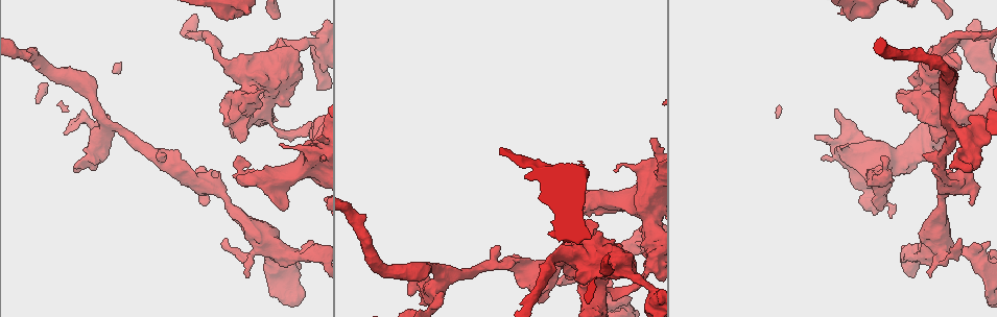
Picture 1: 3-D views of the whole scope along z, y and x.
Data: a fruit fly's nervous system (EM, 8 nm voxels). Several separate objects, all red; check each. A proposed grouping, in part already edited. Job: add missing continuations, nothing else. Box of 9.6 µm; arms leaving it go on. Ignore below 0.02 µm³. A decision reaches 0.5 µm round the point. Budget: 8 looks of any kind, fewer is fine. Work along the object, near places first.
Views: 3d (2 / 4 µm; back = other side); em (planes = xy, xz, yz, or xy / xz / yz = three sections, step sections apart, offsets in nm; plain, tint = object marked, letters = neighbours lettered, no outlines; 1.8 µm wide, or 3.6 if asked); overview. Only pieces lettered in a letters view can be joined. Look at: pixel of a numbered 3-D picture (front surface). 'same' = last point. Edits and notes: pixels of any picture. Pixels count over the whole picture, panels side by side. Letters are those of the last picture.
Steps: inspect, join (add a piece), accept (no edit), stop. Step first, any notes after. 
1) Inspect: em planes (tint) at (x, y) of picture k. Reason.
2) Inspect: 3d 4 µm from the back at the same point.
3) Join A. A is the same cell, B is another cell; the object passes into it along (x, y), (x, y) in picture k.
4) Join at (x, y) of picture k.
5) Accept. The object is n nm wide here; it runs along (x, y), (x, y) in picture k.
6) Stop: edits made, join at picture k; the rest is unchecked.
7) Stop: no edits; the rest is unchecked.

Inspect: em planes (letters) at (270, 266) of picture 1. Calibre changes.

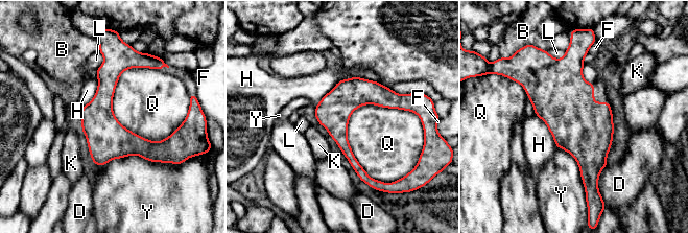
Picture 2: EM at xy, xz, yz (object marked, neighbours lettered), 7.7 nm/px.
Accept. B, D, F, H, K, L, Q and Y are other cells; a border runs along (120, 73), (181, 124) in picture 2; no lettered piece goes on from it.

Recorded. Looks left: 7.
Inspect: em yz step 8 (letters) at (302, 70) of picture 1. Thick end.

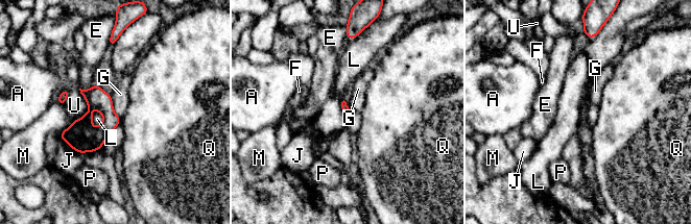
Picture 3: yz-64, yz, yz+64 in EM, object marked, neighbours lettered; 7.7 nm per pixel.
Accept. A, E, F, G, J, L, M, P, Q and U are other cells; a border runs along (92, 108), (92, 124), (97, 127) in picture 3; none of them fits.

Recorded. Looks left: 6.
Inspect: em planes (letters) at (247, 15) of picture 1. Free end.

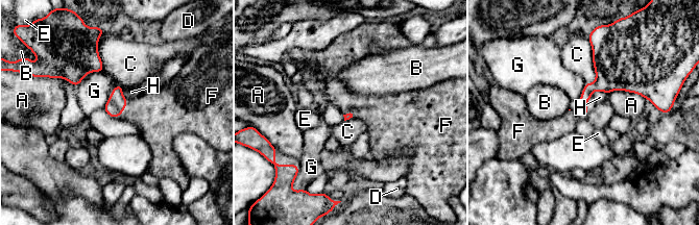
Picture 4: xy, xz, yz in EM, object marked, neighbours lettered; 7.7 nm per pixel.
Join F. F is the same cell, A, B, C, D, E, G and H are other cells; it goes on there.

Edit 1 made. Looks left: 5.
Stop: edits made, join at picture 4; the rest is unchecked.

